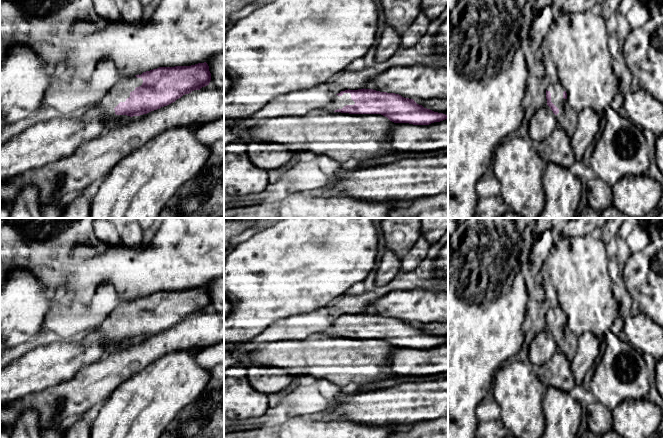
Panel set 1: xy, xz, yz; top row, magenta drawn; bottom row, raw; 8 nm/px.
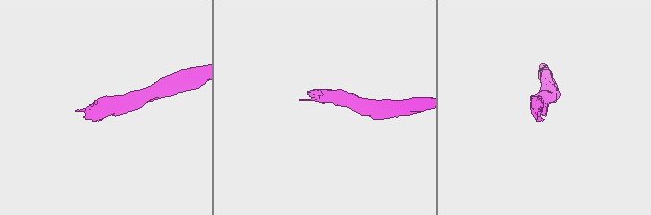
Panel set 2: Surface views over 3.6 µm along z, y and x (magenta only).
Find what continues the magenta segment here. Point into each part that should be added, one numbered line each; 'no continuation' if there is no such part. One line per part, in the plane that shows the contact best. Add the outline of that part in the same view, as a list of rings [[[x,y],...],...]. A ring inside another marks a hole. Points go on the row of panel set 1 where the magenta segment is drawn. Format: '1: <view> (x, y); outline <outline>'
1: xy (104, 108); outline [[[136,76],[121,77],[110,90],[93,104],[93,108],[89,113],[95,114],[101,119],[127,117],[127,115],[116,115],[114,108],[120,102],[125,102],[130,97],[130,93],[136,87],[141,86],[142,83],[142,78]]]

